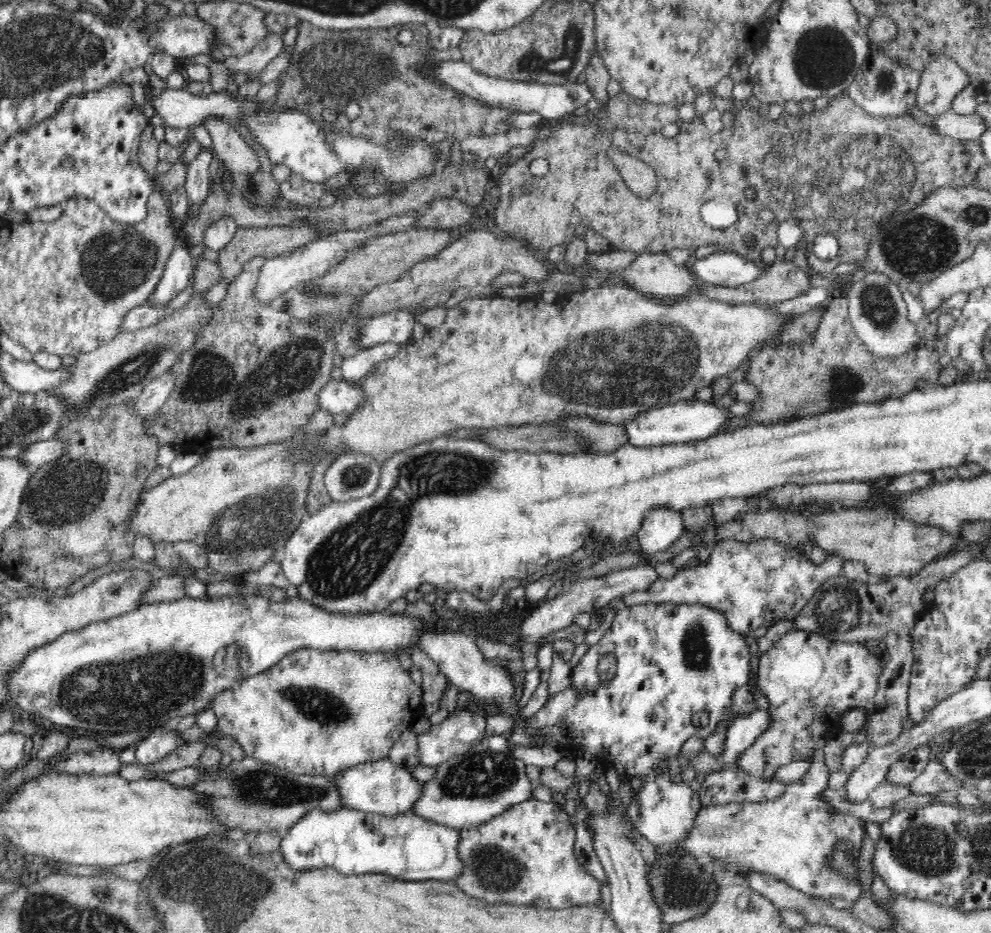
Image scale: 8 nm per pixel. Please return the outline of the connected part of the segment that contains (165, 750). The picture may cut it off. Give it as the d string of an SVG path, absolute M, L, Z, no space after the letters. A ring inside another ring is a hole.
M149 730L144 733L141 741L136 742L135 764L141 767L149 766L164 759L168 754L180 748L182 740L176 734L178 730Z

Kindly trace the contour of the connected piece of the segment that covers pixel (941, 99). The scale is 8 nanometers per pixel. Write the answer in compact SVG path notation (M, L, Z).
M938 52L924 67L916 92L916 106L929 115L938 116L951 110L958 92L969 84L967 73L947 56Z

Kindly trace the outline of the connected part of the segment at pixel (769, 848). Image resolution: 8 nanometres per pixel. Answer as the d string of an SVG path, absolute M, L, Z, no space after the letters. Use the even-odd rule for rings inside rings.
M810 768L803 778L786 785L785 792L774 801L702 807L694 830L675 847L692 853L702 868L711 867L714 860L719 860L725 870L741 877L750 872L765 872L809 896L826 900L837 896L856 902L864 892L860 881L857 876L852 876L852 880L843 876L834 867L834 856L846 854L856 863L867 833L862 820L841 815L823 801L822 793L826 789L826 774L824 778L812 778Z

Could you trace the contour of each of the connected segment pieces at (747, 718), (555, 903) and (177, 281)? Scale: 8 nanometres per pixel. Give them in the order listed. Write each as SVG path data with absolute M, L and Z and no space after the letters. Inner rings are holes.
M756 709L748 714L738 714L730 722L726 728L724 751L718 756L724 768L737 769L742 753L768 728L770 720L772 717L768 711Z
M532 797L528 801L515 804L504 814L496 816L486 824L472 825L464 829L459 840L459 856L466 860L467 871L460 880L452 880L460 890L468 892L478 900L488 904L532 905L542 909L564 909L602 903L601 883L584 866L578 863L574 855L575 827L570 824L566 810L551 802L542 802Z
M176 246L172 249L170 258L166 261L162 278L151 295L148 306L164 308L170 300L173 300L190 285L194 272L193 254L194 248Z

